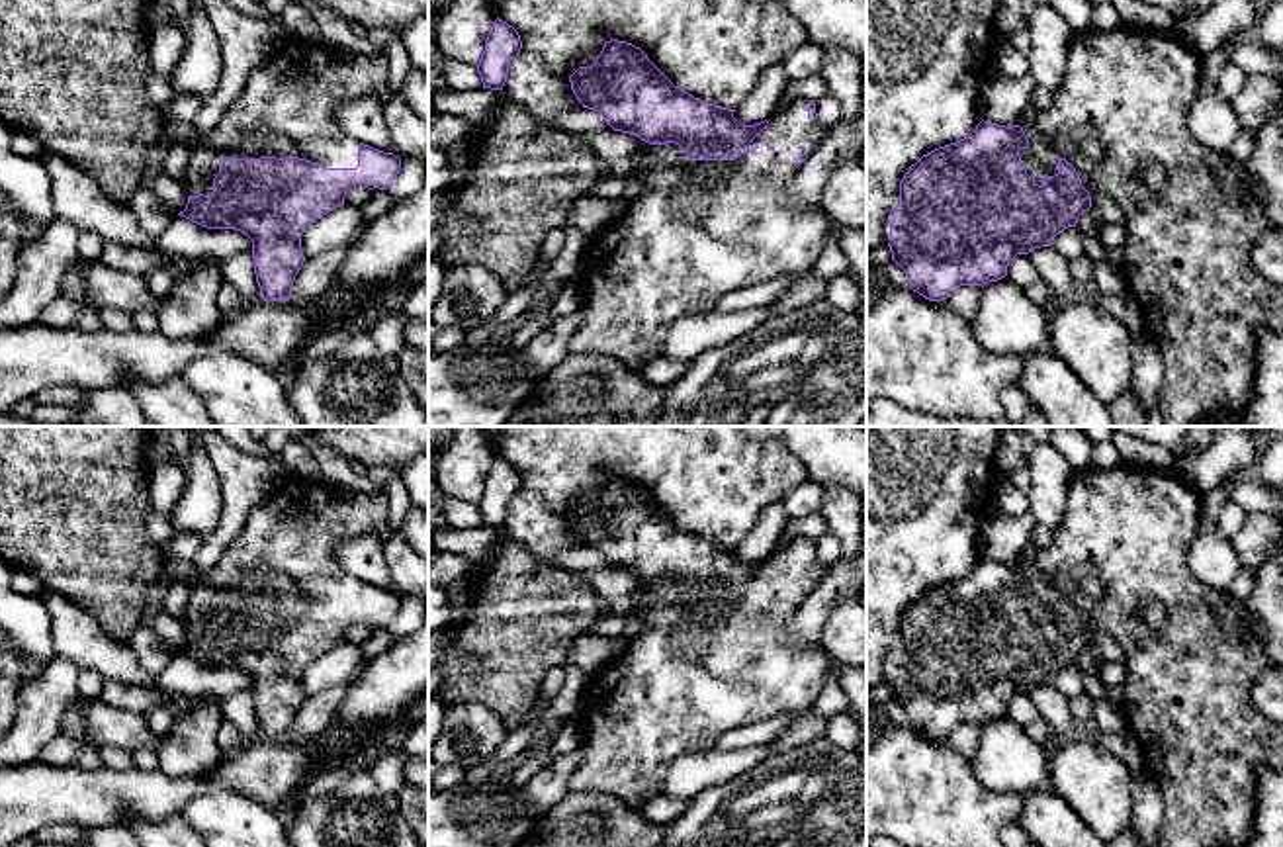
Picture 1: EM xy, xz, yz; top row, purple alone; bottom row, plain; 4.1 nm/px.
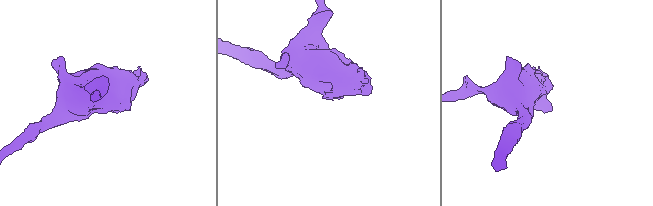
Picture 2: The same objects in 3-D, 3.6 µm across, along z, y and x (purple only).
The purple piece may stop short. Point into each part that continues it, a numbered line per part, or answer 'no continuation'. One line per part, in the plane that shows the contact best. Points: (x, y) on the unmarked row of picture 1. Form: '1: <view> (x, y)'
1: xy (286, 546)

